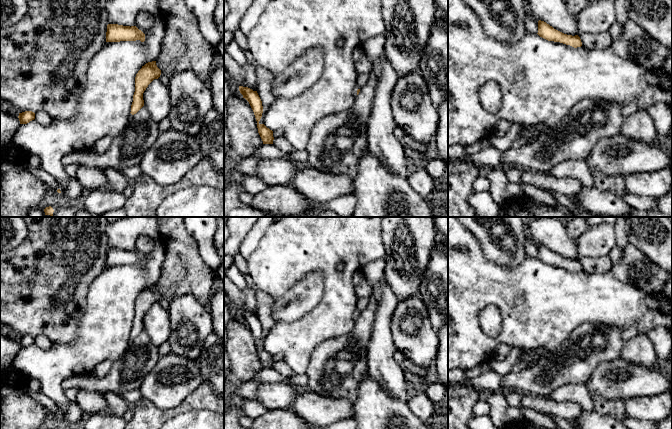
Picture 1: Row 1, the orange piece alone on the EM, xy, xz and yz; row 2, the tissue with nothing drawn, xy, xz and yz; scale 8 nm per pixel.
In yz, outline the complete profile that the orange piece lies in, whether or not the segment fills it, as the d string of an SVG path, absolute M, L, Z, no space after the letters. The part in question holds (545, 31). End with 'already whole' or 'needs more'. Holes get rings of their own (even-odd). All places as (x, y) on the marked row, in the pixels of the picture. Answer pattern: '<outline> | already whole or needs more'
M541 20L538 21L537 34L548 41L560 42L574 48L582 46L581 39L578 35L572 36L564 34Z | already whole

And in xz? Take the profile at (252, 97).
M239 86L239 91L243 95L243 98L249 102L254 112L257 121L258 133L263 141L263 144L273 144L273 131L267 128L264 124L259 123L263 113L263 106L257 91L253 91L252 89L243 86Z | already whole

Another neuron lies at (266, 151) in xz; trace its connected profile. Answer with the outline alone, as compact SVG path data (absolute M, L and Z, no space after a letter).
M262 144L253 154L252 157L261 159L280 159L289 158L289 153L284 152L273 144Z

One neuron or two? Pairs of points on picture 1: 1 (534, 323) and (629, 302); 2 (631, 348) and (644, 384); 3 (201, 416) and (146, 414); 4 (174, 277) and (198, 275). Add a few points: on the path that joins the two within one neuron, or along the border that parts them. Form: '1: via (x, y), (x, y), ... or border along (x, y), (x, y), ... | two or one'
1: via (558, 302), (605, 302) | one
2: border along (620, 357), (654, 367) | two
3: border along (199, 409), (189, 409), (169, 418) | two
4: via (180, 275), (192, 275) | one

